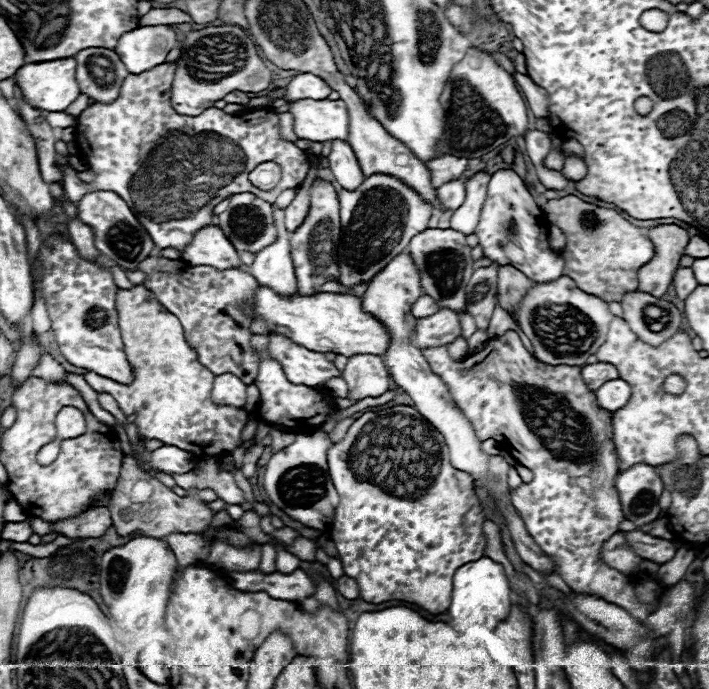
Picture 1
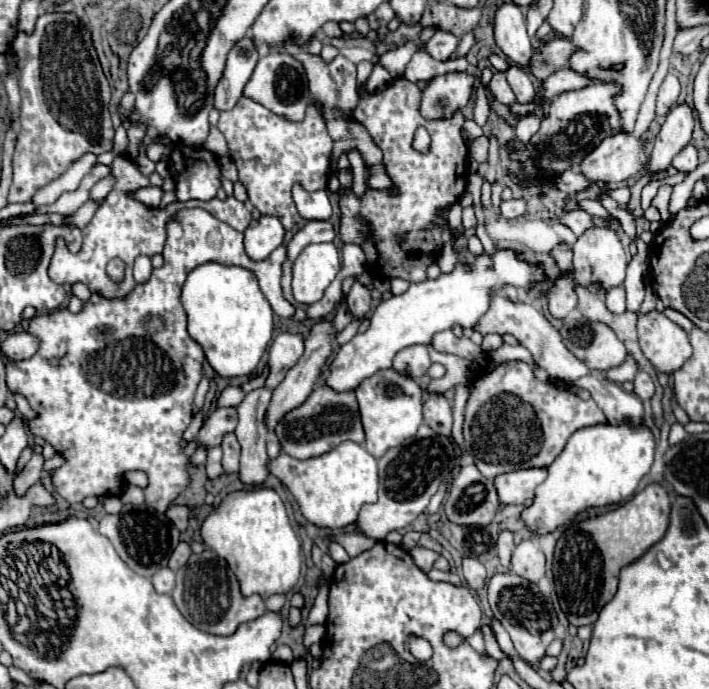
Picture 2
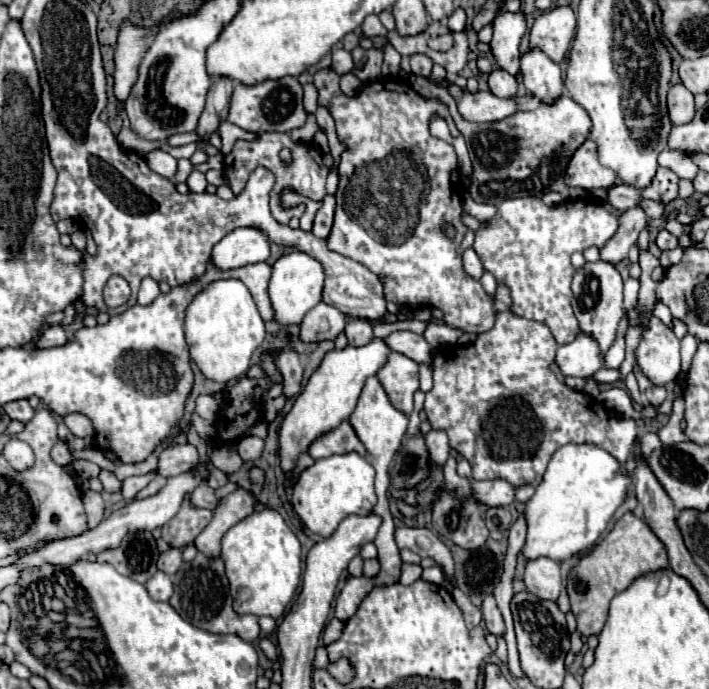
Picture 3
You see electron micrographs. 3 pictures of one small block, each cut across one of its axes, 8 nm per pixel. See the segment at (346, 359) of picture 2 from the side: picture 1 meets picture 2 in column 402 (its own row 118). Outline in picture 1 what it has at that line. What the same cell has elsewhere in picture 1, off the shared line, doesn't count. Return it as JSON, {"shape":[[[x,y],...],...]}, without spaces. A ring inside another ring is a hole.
{"shape":[[[304,100],[304,102],[290,102],[290,110],[294,116],[294,132],[298,138],[312,140],[312,142],[328,142],[328,140],[348,140],[348,110],[342,100]]]}

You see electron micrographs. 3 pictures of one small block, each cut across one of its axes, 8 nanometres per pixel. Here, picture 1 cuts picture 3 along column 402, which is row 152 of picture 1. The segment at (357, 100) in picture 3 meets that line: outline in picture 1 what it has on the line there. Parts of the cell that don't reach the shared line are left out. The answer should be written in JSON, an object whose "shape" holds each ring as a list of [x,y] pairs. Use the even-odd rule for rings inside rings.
{"shape":[[[174,62],[160,64],[140,76],[128,74],[120,88],[120,96],[114,104],[110,106],[92,104],[78,116],[76,142],[82,148],[90,170],[98,174],[92,188],[112,190],[120,194],[124,202],[132,208],[136,218],[142,222],[142,226],[148,230],[158,250],[176,248],[182,252],[192,242],[192,236],[196,234],[196,230],[212,224],[212,210],[216,206],[216,198],[228,198],[232,194],[252,192],[258,198],[274,204],[274,200],[282,190],[300,188],[300,184],[308,176],[310,162],[308,162],[308,154],[300,150],[294,142],[280,140],[280,124],[278,124],[278,114],[274,110],[264,108],[256,112],[244,112],[240,116],[230,116],[218,108],[208,108],[196,118],[176,114],[170,102],[174,74],[176,74]],[[132,116],[140,116],[140,126],[134,138],[132,138]],[[260,162],[276,162],[280,166],[280,180],[276,188],[268,192],[256,188],[248,180],[248,174]]]}

